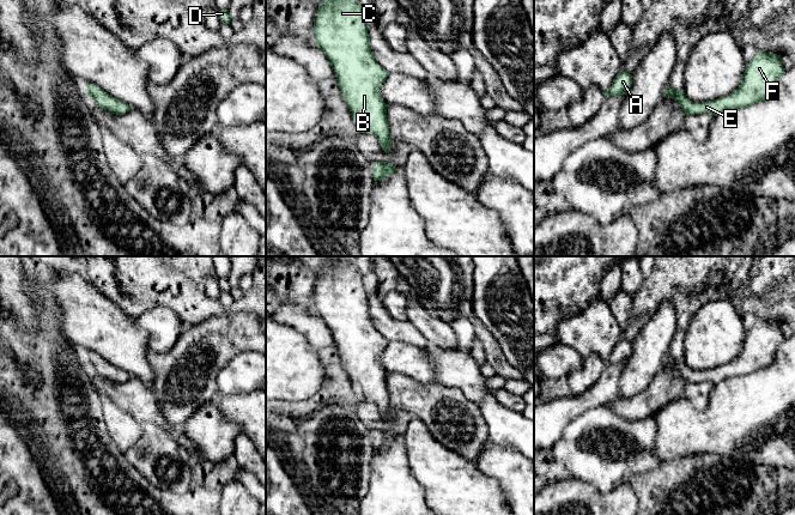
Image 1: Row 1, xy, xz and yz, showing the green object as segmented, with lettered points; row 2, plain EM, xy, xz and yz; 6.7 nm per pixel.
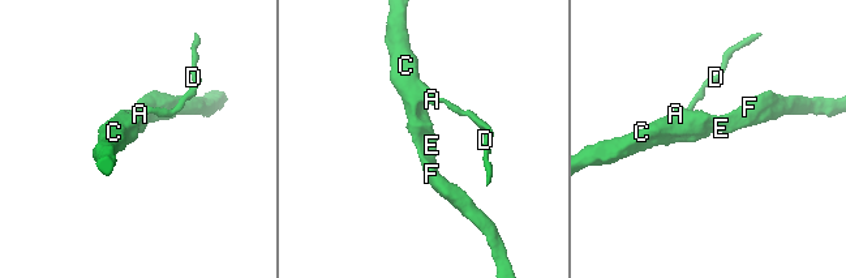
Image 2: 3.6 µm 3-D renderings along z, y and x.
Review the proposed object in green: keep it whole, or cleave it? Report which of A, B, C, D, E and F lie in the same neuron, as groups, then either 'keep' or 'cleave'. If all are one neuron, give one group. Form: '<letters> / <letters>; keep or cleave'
A B C D E F; keep

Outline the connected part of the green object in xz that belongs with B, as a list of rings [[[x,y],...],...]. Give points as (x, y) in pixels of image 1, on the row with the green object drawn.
[[[322,0],[315,17],[314,36],[315,44],[332,63],[358,131],[375,135],[389,153],[387,104],[380,95],[389,72],[372,55],[363,7],[357,0]]]

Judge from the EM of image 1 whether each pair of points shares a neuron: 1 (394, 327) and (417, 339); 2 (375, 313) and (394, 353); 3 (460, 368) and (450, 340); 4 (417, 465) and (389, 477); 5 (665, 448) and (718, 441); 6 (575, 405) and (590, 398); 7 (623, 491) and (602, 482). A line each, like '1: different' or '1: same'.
1: same
2: different
3: different
4: different
5: same
6: same
7: different

